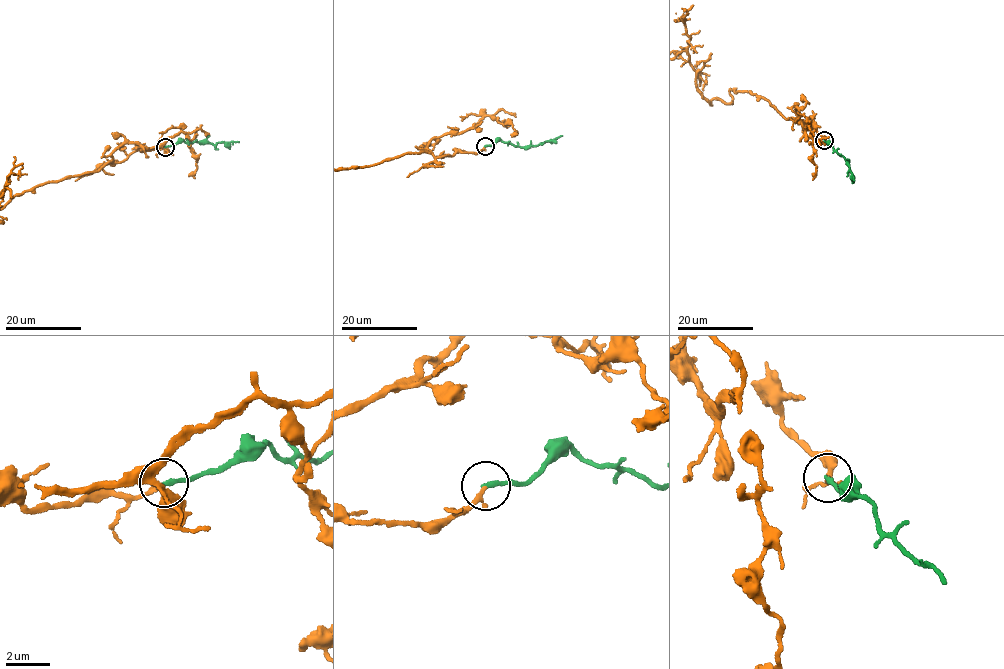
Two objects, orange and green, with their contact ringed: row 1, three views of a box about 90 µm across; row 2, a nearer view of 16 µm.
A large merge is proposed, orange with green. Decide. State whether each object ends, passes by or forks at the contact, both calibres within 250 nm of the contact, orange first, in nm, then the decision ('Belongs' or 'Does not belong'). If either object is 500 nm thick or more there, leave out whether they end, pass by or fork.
At the ring orange passes by. At the ring green ends. Thickness 130 nm (orange) against 200 nm. Belongs

